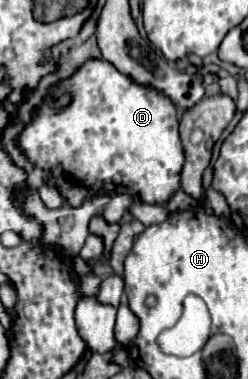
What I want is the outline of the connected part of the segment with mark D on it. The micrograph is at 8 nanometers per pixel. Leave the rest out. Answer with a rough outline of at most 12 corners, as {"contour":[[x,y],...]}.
{"contour":[[104,58],[48,88],[18,148],[72,208],[166,204],[174,102]]}

